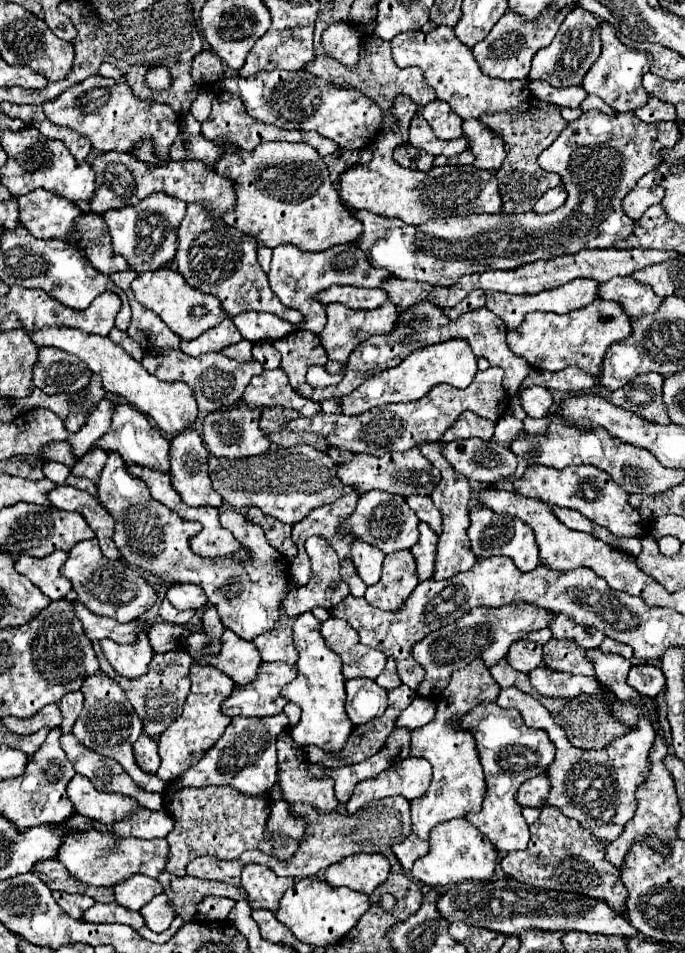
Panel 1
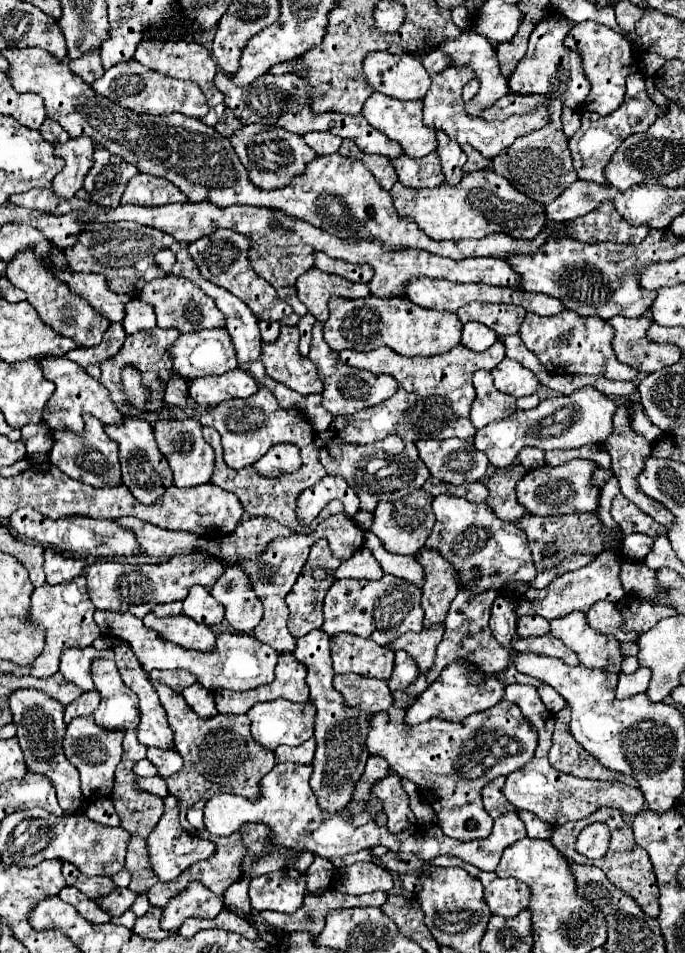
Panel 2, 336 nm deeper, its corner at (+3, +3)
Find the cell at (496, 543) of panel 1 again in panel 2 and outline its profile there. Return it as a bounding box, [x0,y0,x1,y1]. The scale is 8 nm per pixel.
[426,496,536,592]

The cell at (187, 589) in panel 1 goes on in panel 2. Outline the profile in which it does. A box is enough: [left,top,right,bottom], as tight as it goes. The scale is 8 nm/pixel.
[184,586,224,626]

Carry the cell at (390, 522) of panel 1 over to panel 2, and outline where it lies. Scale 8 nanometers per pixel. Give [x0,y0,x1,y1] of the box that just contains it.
[370,490,436,554]

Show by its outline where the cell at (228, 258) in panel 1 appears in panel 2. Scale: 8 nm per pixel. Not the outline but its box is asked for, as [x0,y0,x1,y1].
[188,230,300,326]

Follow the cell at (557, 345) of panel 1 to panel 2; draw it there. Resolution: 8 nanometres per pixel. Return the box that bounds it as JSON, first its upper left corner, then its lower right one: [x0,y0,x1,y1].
[520,310,638,380]

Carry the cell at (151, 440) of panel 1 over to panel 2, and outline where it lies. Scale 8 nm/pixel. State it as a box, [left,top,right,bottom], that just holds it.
[38,356,124,434]

